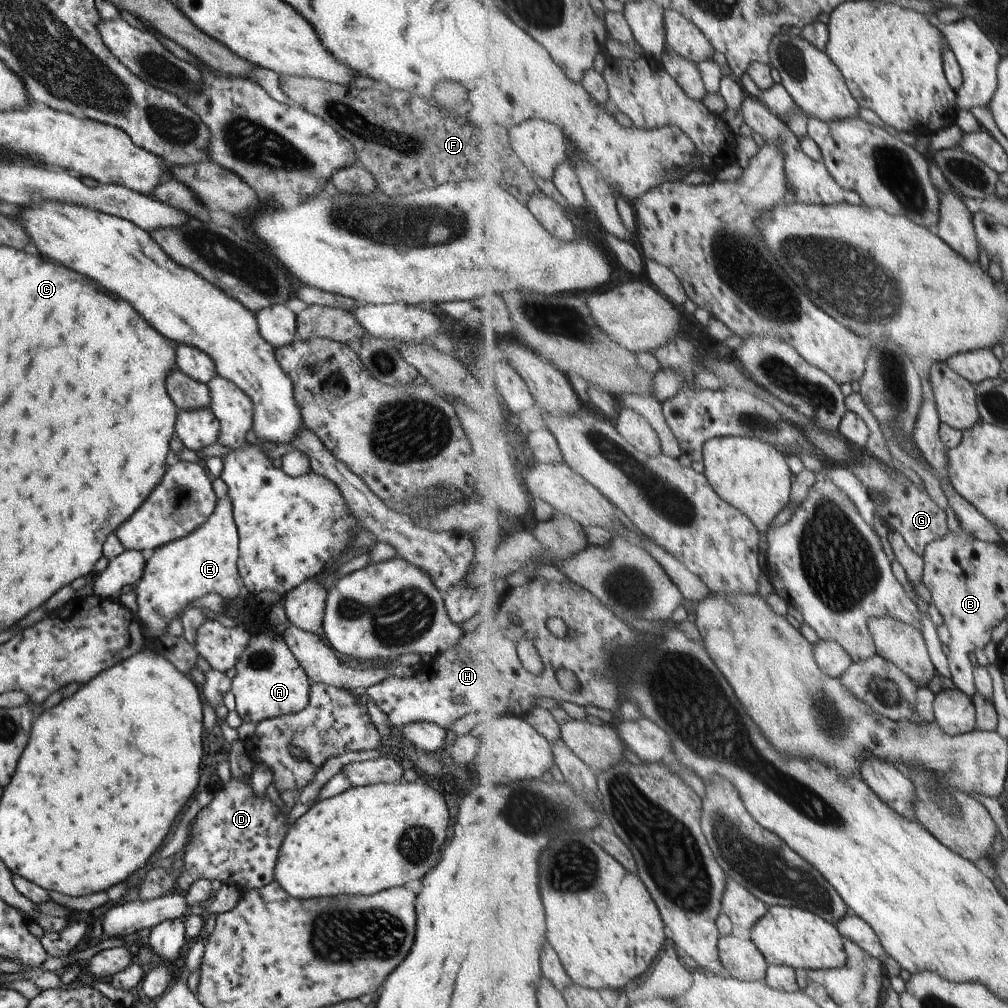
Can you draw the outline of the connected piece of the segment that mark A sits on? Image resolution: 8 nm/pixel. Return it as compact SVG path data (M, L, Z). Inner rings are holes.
M255 628L241 656L234 664L235 674L230 679L234 696L234 711L242 722L253 722L293 714L303 710L308 703L310 678L302 669L295 655L287 648L280 635L269 629Z

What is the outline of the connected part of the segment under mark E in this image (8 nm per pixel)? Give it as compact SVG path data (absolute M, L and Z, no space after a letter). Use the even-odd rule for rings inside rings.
M227 497L216 499L213 512L209 518L193 532L180 539L168 542L154 549L149 560L144 562L143 572L135 586L137 611L136 616L146 627L149 643L155 647L158 637L167 634L167 624L173 618L179 618L185 606L204 594L213 592L226 601L244 595L244 584L236 569L238 557L238 534L232 517L232 506Z

